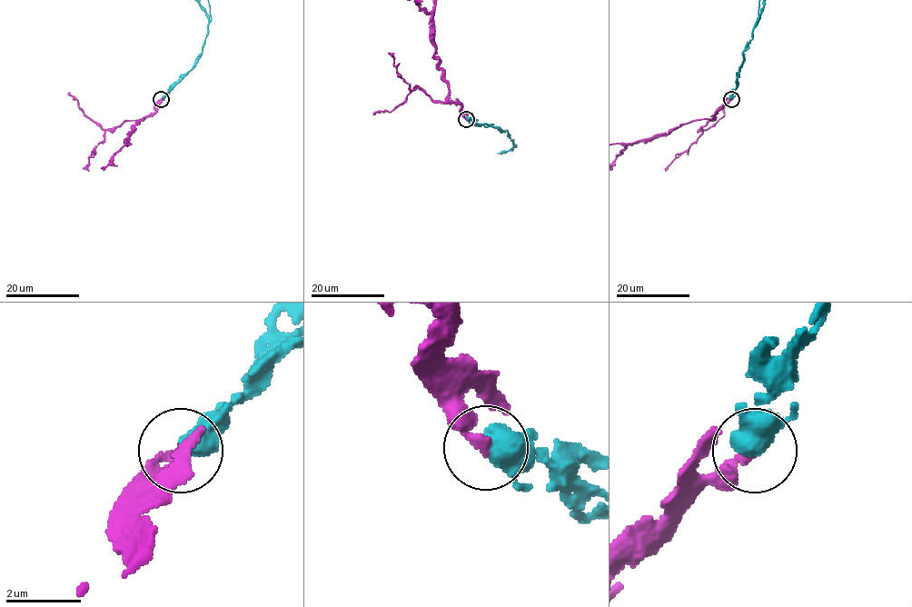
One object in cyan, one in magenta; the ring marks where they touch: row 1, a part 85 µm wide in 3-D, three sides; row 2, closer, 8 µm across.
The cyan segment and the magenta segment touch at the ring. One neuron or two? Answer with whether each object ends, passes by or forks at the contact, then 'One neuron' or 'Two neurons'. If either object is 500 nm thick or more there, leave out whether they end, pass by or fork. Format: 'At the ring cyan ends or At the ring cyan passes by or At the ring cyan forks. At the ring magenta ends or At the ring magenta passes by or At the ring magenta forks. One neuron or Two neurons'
One neuron

